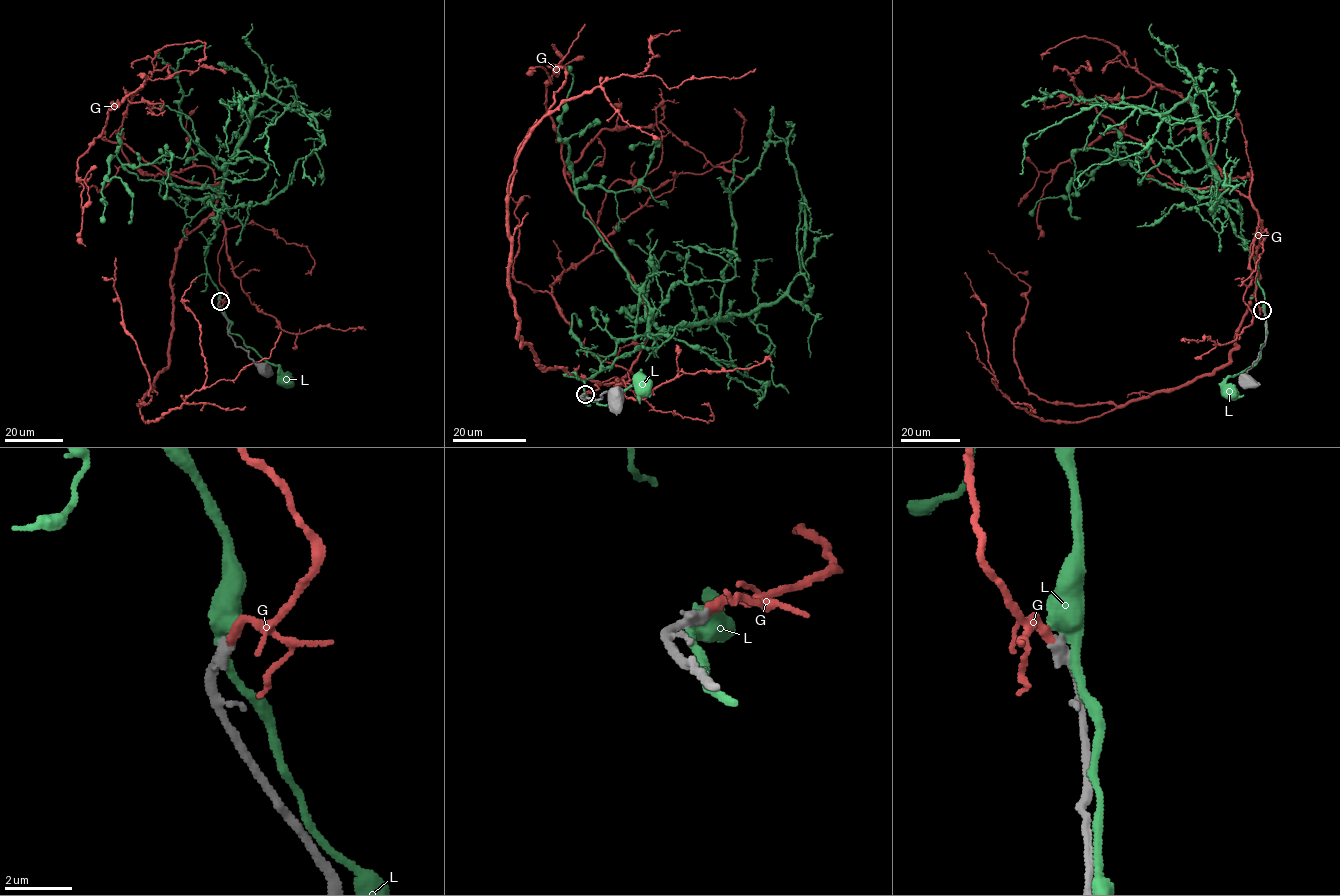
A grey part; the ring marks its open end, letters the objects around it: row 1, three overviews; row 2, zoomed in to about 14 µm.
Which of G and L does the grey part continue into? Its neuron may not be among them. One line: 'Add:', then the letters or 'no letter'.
Add: G

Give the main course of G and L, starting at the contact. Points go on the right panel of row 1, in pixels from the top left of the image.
G: (1263, 310), (1261, 223), (1228, 362), (1099, 416), (1043, 421), (997, 389), (965, 272)
L: (1264, 310), (1266, 340), (1262, 344), (1260, 357), (1244, 371), (1226, 379), (1228, 392)

